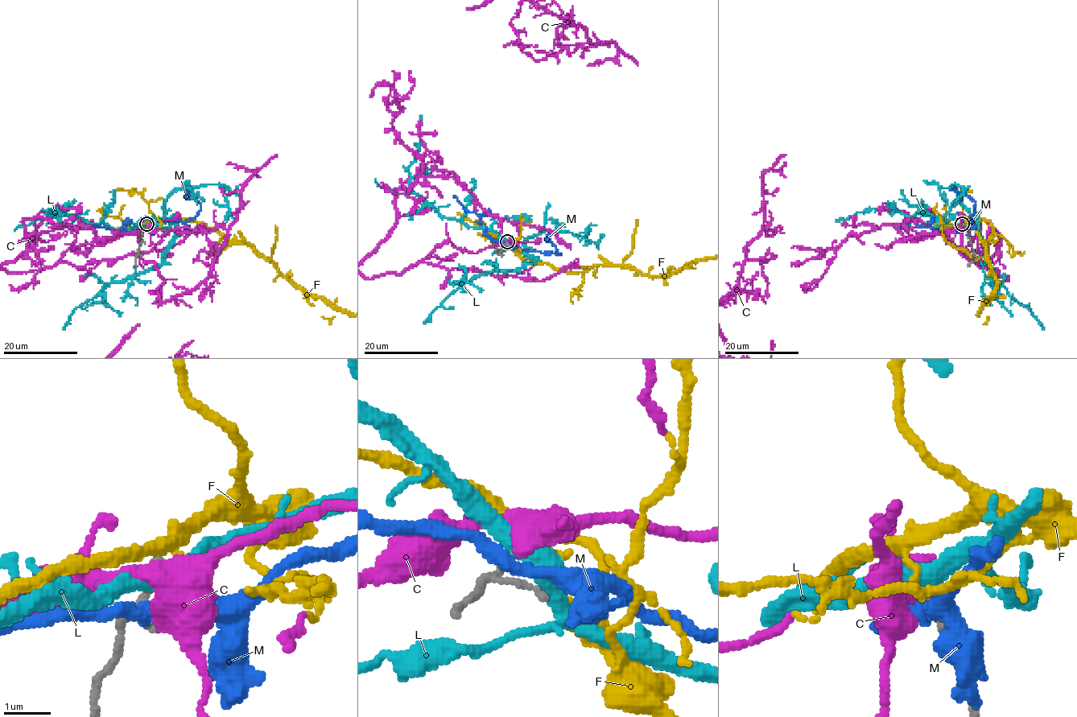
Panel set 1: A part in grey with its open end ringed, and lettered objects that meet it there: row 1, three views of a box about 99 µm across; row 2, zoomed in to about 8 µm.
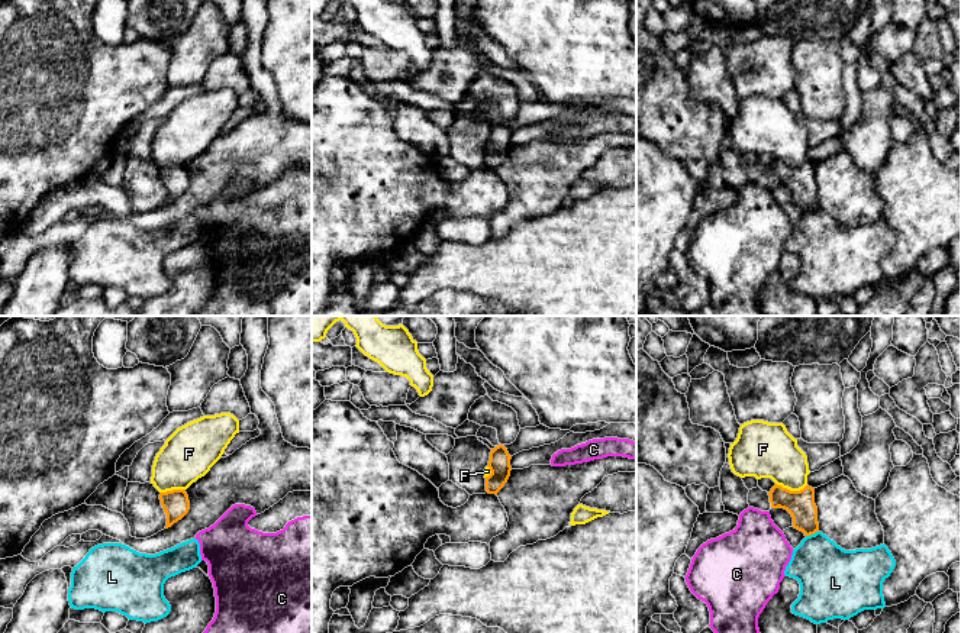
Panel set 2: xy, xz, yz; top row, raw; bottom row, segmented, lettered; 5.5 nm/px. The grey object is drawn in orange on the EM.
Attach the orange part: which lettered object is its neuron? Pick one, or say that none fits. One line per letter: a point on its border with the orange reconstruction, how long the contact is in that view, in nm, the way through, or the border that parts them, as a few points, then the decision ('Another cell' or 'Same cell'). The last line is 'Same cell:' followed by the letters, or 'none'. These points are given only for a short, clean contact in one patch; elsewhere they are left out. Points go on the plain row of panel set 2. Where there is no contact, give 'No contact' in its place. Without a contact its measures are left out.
C: No contact. Another cell
F: Touches orange at yz (792, 167). Shared border 180 nm. Boundary: yz (776, 158), (790, 165), (802, 165), (806, 161). Another cell
L: Touches orange at yz (812, 209). Shared border 80 nm. Another cell
M: No contact. Another cell
Same cell: none

